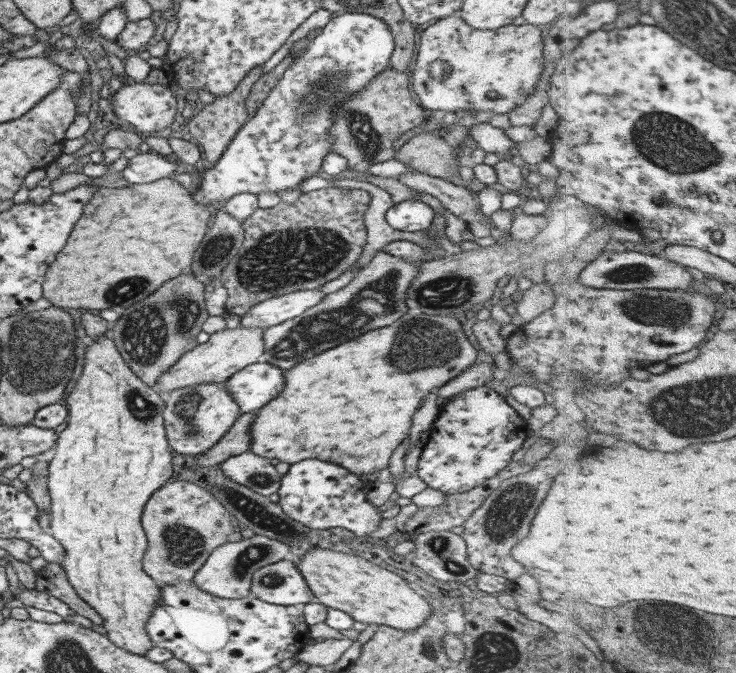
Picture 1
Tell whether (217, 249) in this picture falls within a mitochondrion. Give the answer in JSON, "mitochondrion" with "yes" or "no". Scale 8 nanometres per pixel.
{"mitochondrion":"yes"}

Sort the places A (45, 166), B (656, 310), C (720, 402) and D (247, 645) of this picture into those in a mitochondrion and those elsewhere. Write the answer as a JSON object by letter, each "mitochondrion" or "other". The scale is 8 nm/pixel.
{"A":"other","B":"mitochondrion","C":"mitochondrion","D":"other"}

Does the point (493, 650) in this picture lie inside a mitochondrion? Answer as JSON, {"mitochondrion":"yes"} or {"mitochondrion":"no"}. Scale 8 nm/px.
{"mitochondrion":"yes"}

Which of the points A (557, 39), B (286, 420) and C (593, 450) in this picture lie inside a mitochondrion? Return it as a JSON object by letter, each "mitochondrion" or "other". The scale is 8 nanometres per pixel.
{"A":"other","B":"other","C":"other"}

